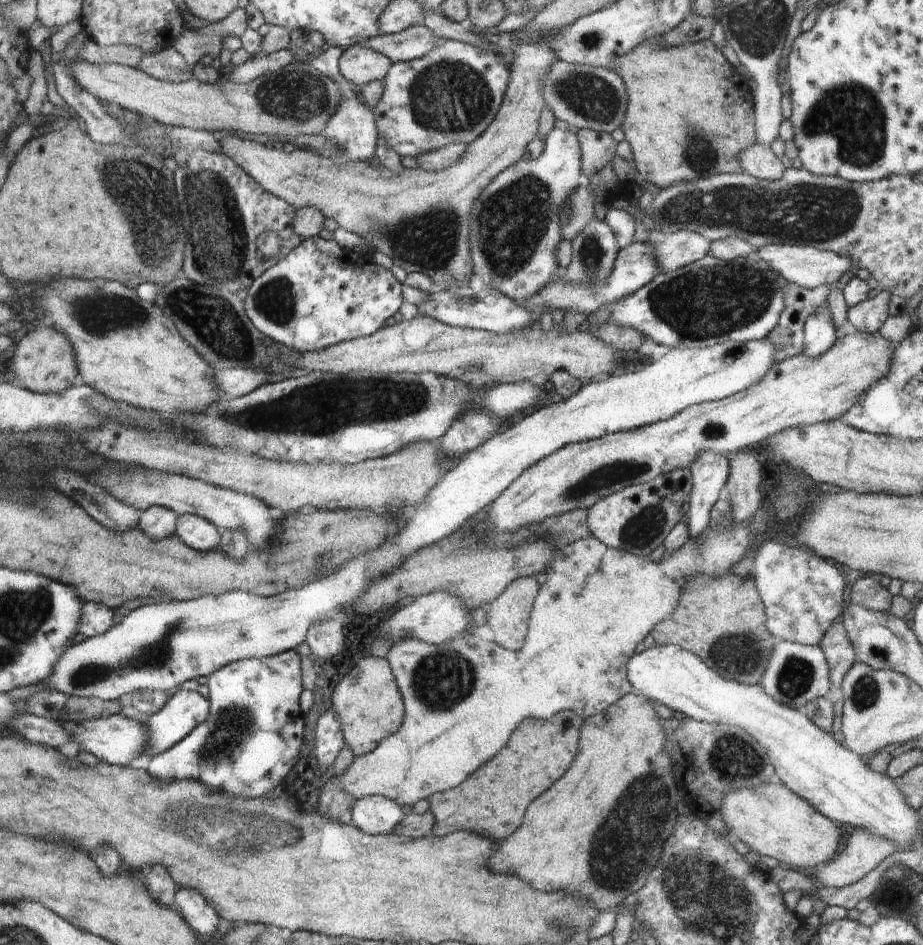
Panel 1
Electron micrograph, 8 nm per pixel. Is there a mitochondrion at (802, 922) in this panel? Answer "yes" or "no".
no

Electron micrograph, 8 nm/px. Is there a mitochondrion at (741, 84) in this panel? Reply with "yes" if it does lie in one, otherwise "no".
no

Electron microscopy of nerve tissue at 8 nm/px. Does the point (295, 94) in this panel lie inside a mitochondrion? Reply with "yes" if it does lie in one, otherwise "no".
yes

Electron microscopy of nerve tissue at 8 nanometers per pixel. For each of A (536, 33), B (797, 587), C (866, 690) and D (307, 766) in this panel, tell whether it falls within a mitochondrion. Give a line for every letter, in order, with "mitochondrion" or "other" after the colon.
A: other
B: other
C: mitochondrion
D: other

